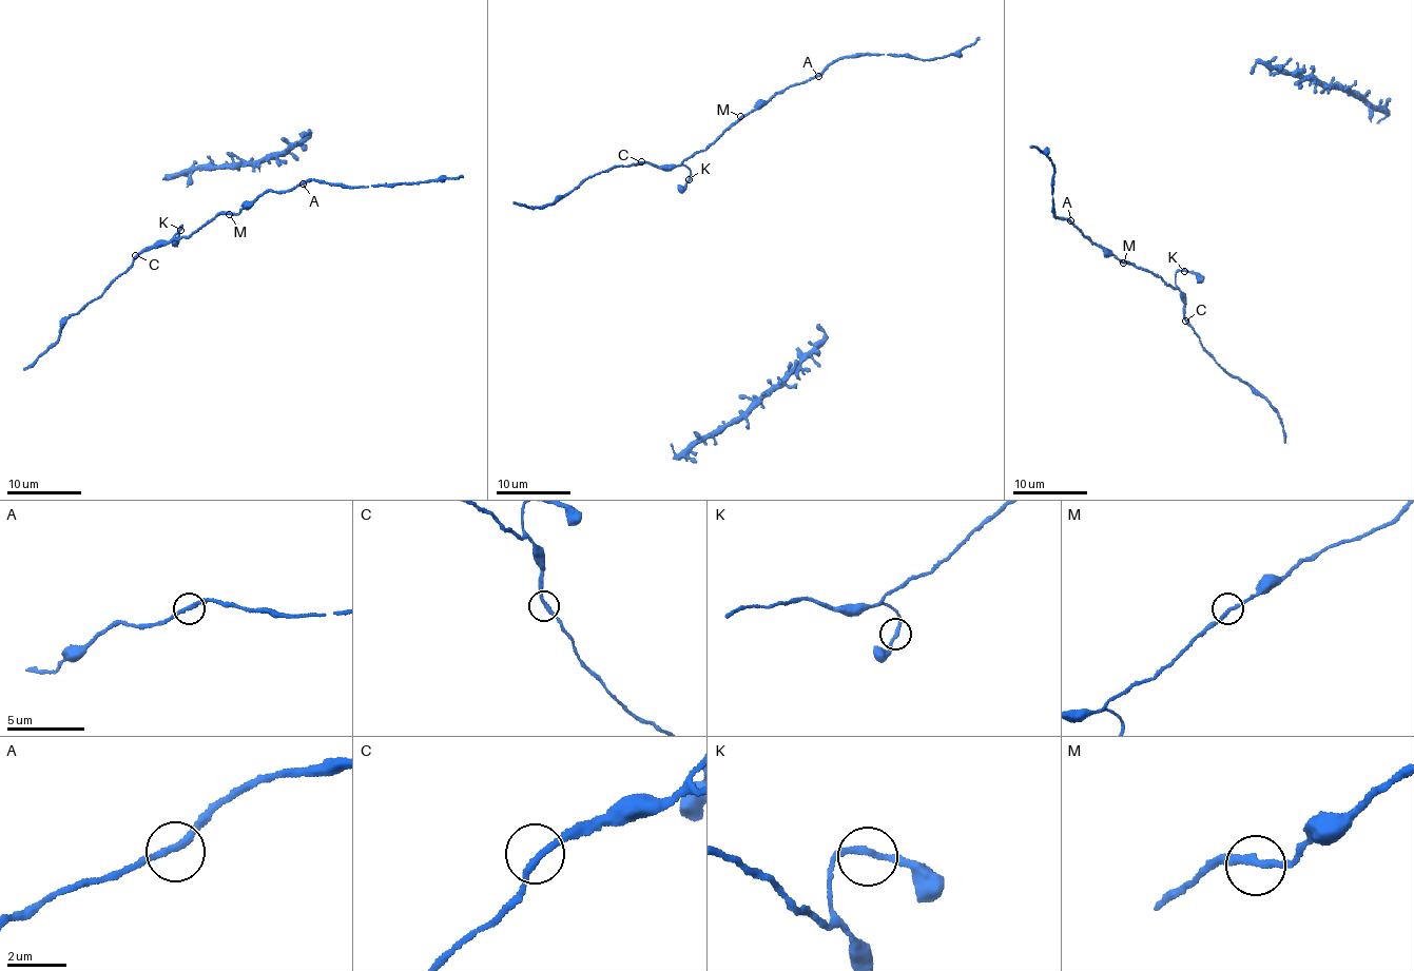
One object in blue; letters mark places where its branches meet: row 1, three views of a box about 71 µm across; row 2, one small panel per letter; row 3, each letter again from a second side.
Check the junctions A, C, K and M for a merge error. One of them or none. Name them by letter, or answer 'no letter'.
no letter

